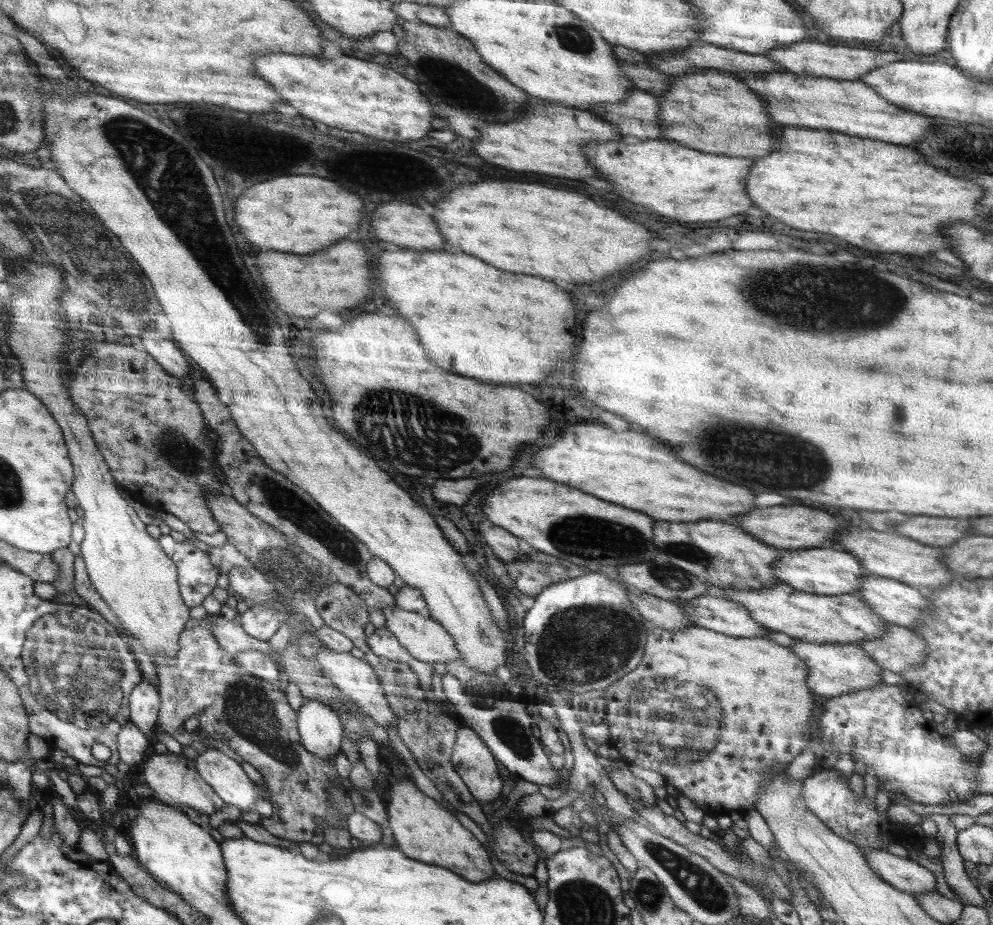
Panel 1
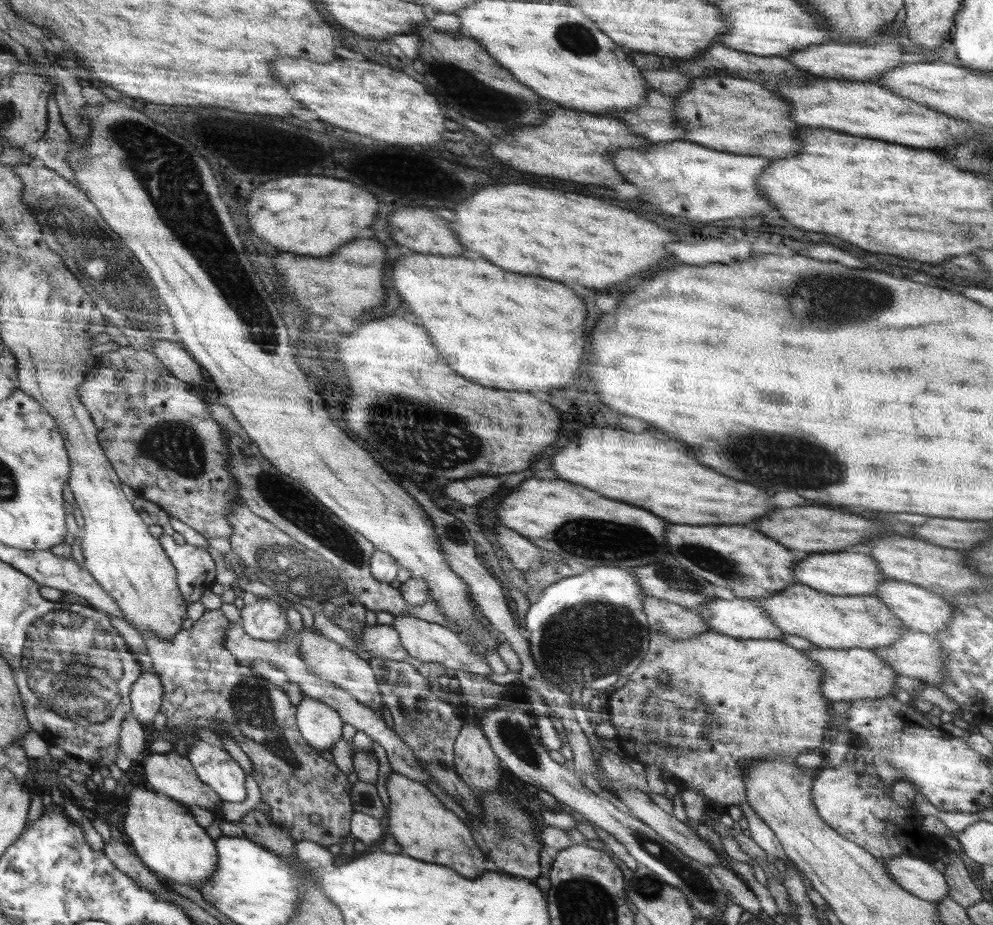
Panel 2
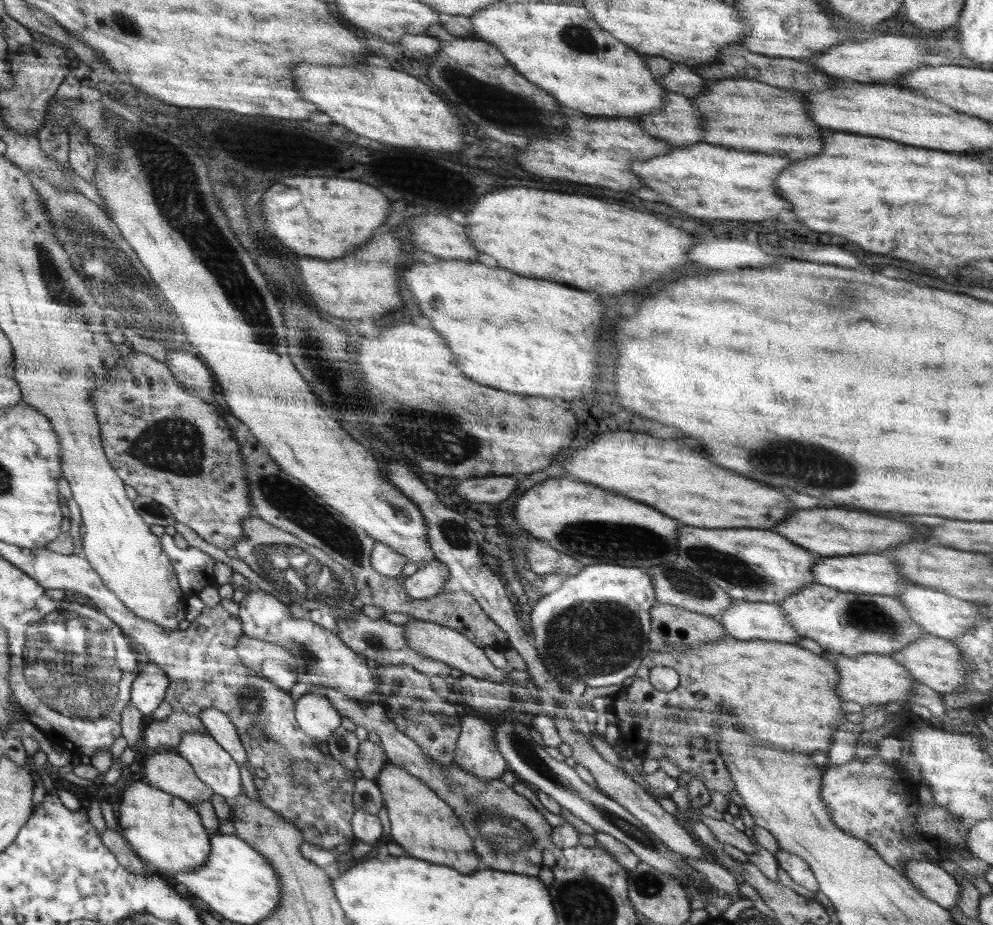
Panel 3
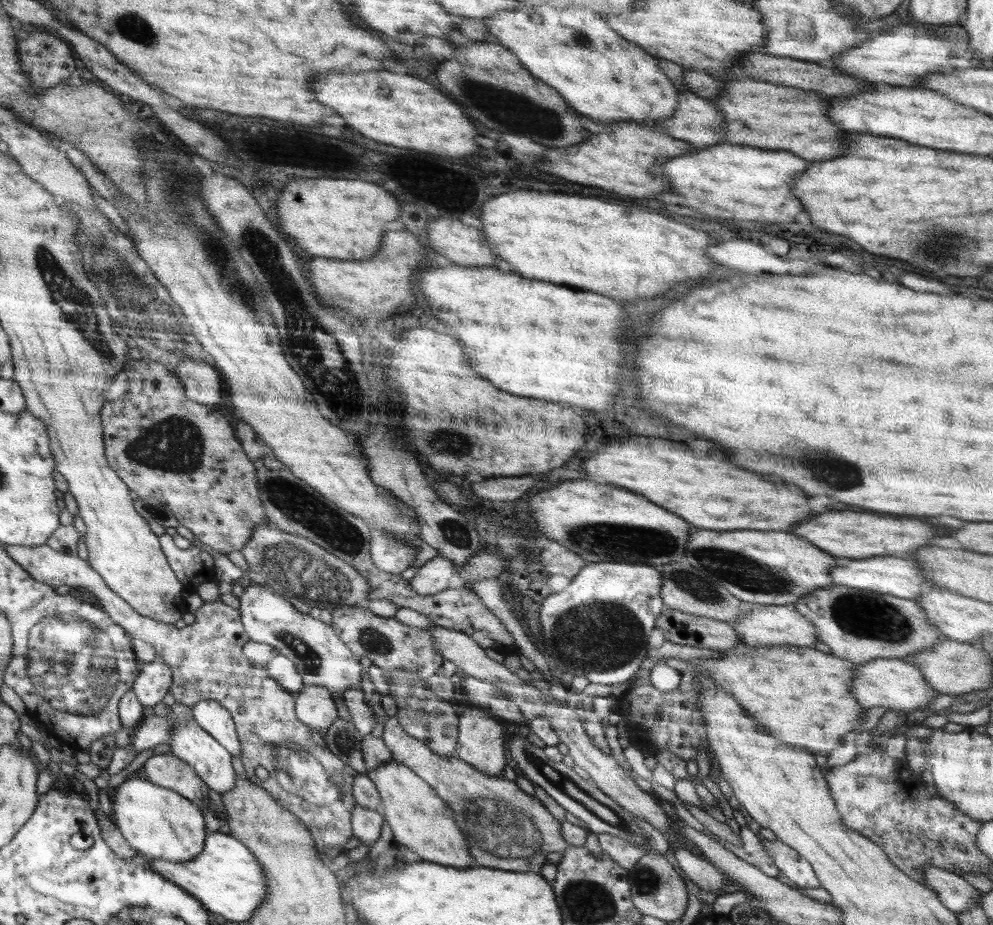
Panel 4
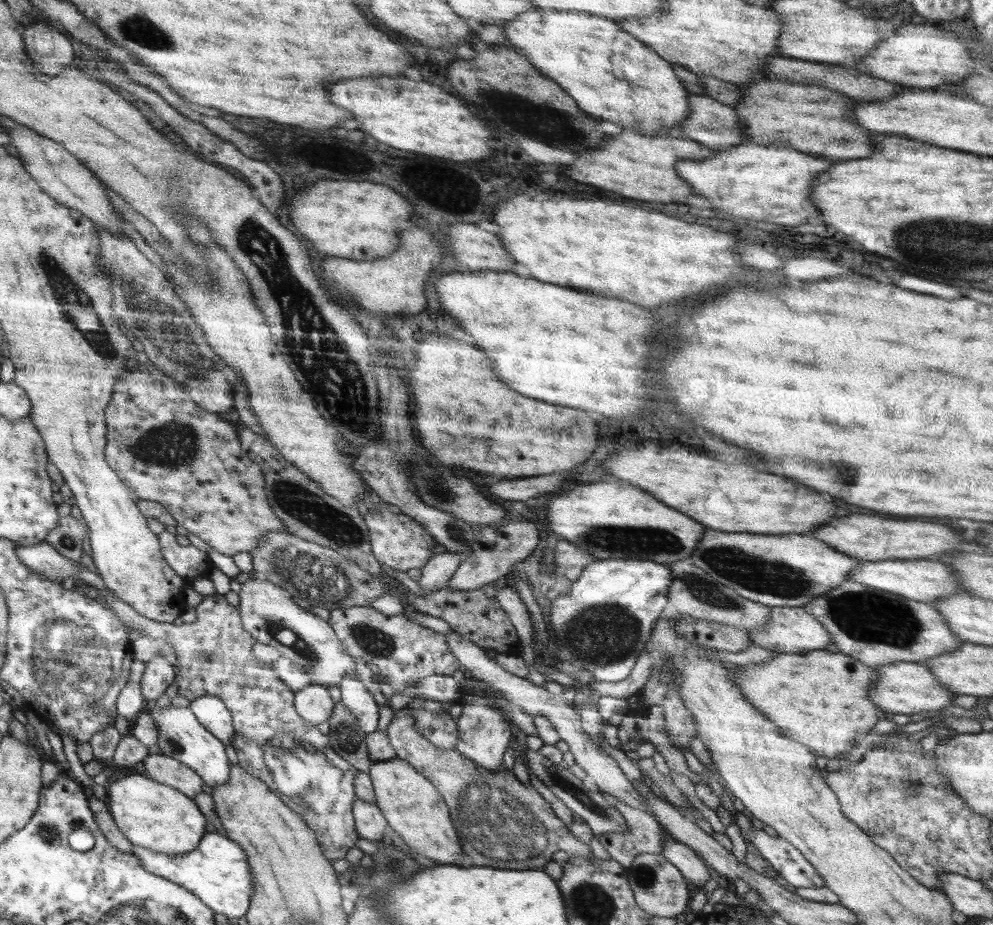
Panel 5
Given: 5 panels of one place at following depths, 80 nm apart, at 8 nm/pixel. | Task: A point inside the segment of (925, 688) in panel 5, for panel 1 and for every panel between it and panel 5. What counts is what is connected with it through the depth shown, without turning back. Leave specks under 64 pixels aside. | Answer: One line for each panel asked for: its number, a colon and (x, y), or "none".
1: (836, 669)
2: (852, 674)
3: (868, 679)
4: (895, 684)

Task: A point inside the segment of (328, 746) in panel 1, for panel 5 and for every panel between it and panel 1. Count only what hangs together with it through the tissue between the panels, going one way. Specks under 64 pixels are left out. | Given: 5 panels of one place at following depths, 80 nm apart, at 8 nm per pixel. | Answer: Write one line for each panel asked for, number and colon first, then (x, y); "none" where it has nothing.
2: (320, 725)
3: (316, 716)
4: (314, 705)
5: (313, 703)

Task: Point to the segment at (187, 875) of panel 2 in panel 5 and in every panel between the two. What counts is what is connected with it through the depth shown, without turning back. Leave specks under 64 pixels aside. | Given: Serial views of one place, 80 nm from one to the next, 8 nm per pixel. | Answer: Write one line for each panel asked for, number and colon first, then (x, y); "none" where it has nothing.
3: (163, 830)
4: (159, 822)
5: (152, 815)

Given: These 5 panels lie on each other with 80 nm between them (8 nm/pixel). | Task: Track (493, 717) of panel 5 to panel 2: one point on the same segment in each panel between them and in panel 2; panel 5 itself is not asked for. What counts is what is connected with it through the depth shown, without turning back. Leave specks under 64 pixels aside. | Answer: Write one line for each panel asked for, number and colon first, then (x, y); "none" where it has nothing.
2: (476, 763)
3: (476, 752)
4: (480, 743)

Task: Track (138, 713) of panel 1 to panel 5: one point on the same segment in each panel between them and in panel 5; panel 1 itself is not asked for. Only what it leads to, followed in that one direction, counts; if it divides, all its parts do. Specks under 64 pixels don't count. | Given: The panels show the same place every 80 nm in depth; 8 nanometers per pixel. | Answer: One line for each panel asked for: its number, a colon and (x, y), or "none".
2: (146, 694)
3: (148, 690)
4: (152, 684)
5: (159, 673)

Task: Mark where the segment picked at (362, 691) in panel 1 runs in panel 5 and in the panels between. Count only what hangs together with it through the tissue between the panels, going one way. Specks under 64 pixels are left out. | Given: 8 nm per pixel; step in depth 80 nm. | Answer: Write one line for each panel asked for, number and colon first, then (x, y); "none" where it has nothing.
2: (328, 661)
3: (321, 658)
4: (322, 659)
5: (270, 615)

